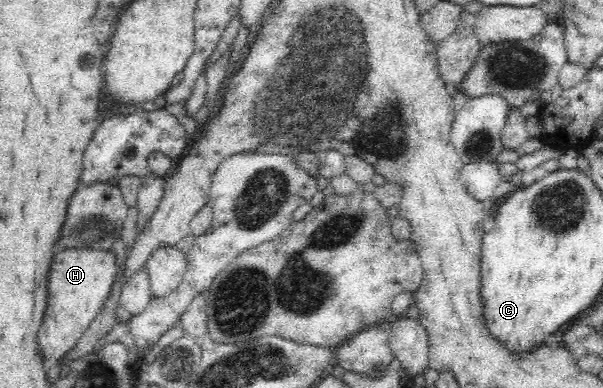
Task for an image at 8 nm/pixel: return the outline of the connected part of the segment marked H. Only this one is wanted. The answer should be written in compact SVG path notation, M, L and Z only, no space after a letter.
M92 247L71 248L64 252L58 252L50 264L48 272L48 302L42 326L38 330L38 353L43 359L60 360L83 335L89 324L98 316L104 307L104 302L110 294L110 288L114 284L116 270L116 259L111 251L102 251Z

